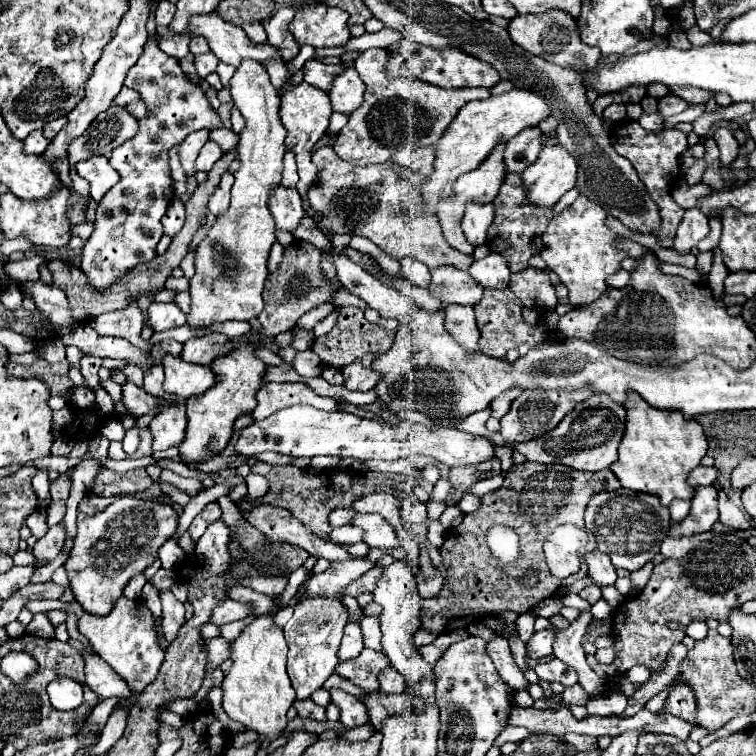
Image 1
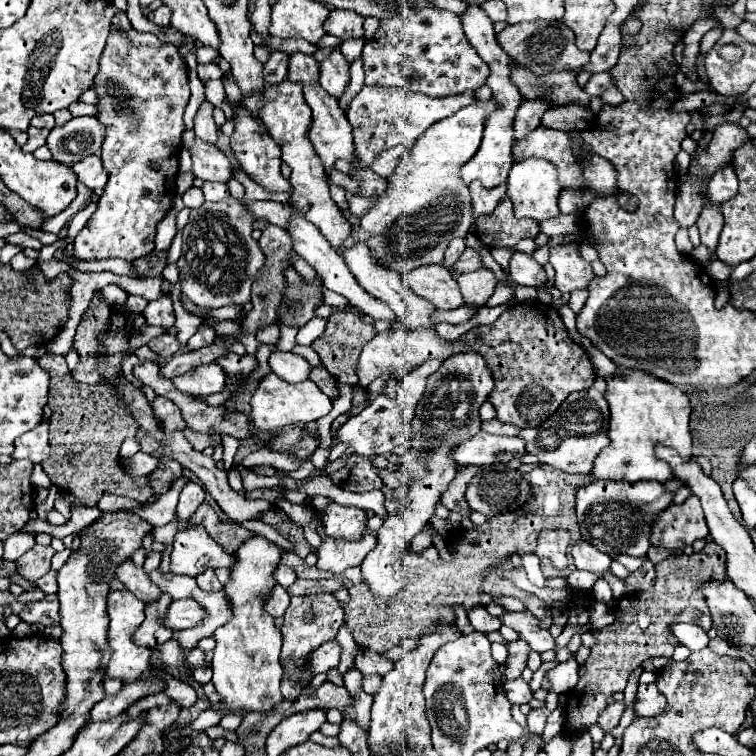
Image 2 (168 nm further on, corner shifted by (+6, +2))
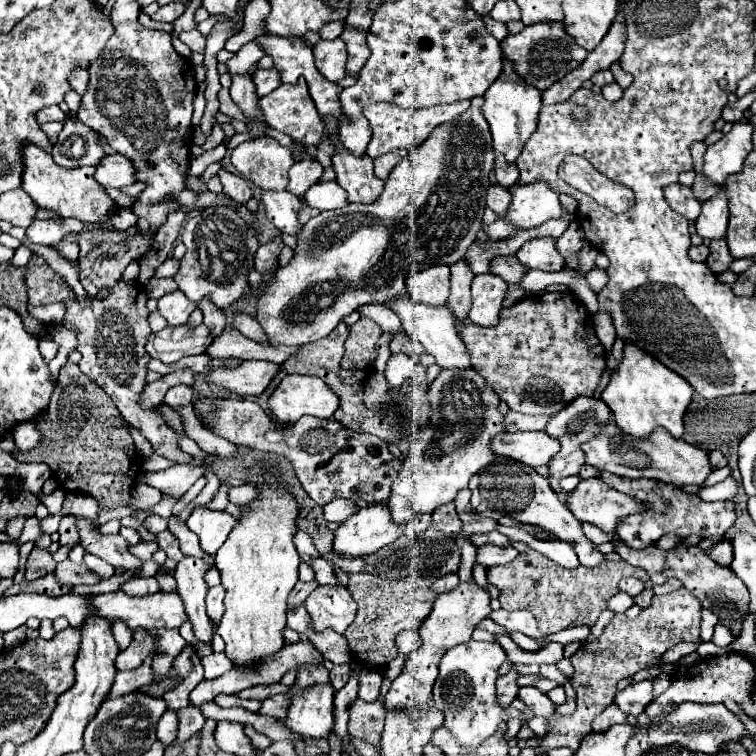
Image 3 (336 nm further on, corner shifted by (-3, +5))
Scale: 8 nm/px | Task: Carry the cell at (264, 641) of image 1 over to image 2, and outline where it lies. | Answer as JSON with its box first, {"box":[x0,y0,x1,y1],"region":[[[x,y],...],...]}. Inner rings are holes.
{"box":[212,536,282,712],"region":[[[250,536],[234,552],[234,566],[230,566],[230,580],[224,584],[224,592],[230,598],[232,618],[214,632],[216,650],[212,658],[212,684],[222,696],[220,706],[224,708],[244,708],[248,712],[270,712],[278,702],[282,702],[280,680],[280,630],[274,626],[274,618],[264,610],[270,590],[276,586],[274,570],[282,558],[282,548],[264,536]]]}

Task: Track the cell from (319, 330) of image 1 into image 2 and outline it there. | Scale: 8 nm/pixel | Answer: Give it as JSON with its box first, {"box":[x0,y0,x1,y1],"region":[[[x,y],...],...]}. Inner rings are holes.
{"box":[296,318,328,346],"region":[[[314,318],[308,326],[304,326],[302,330],[298,330],[296,344],[310,346],[310,344],[312,344],[312,342],[326,330],[326,324],[328,324],[328,318]]]}

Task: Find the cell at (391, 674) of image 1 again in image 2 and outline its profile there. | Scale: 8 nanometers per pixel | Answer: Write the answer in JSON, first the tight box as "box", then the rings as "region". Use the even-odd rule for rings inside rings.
{"box":[362,676,382,694],"region":[[[364,676],[362,678],[362,688],[366,690],[366,694],[376,694],[380,684],[382,684],[382,676]]]}

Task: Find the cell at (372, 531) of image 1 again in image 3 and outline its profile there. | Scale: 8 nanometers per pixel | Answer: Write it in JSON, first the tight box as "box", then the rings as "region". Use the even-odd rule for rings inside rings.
{"box":[323,497,359,523],"region":[[[339,497],[339,499],[333,499],[331,503],[327,503],[327,505],[323,507],[323,511],[325,511],[325,521],[343,523],[343,521],[347,521],[349,517],[353,517],[353,515],[359,511],[359,507],[355,505],[355,501]]]}

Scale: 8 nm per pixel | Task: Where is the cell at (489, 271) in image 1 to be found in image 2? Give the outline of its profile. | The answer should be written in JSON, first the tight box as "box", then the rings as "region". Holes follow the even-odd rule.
{"box":[456,268,498,312],"region":[[[480,268],[480,270],[470,272],[470,274],[460,274],[456,278],[456,282],[458,282],[460,292],[464,296],[464,306],[478,312],[492,296],[498,280],[490,270]]]}

